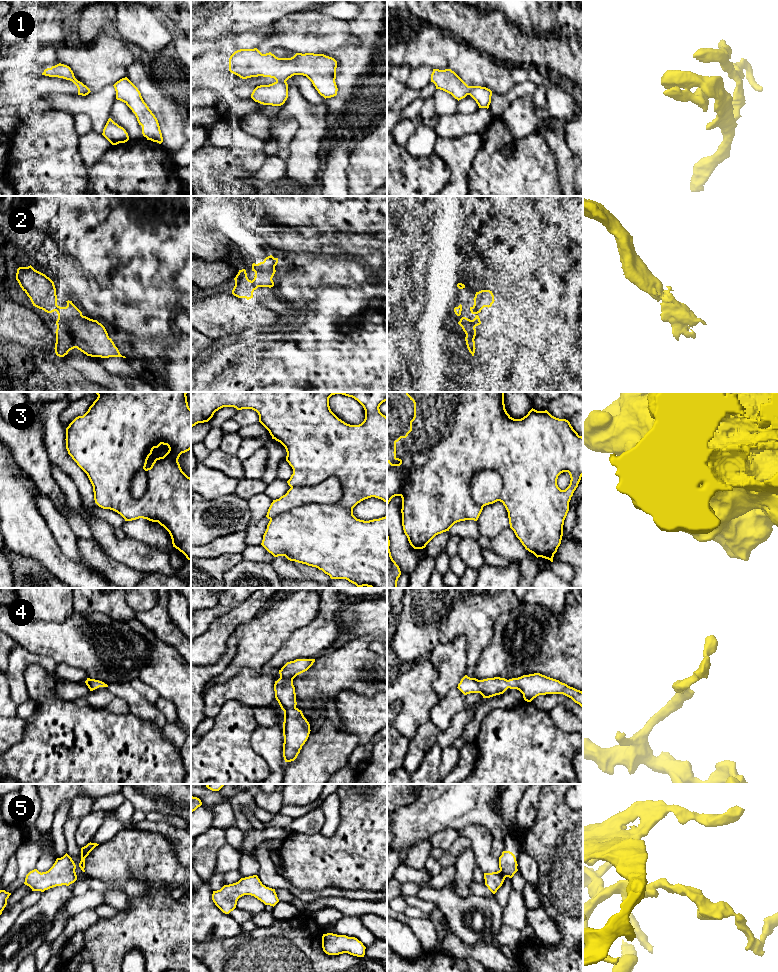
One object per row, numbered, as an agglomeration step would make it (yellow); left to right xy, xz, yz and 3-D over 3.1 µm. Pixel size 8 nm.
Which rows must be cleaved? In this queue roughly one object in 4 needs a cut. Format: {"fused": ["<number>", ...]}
{"fused": ["1", "3"]}

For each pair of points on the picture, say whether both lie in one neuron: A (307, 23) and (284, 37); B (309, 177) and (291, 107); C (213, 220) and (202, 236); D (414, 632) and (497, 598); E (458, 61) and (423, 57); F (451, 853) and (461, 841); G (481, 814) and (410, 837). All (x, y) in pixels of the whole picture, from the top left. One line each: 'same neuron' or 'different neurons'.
A: same neuron
B: same neuron
C: different neurons
D: same neuron
E: same neuron
F: same neuron
G: same neuron

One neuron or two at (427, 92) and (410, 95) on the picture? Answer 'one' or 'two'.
one

